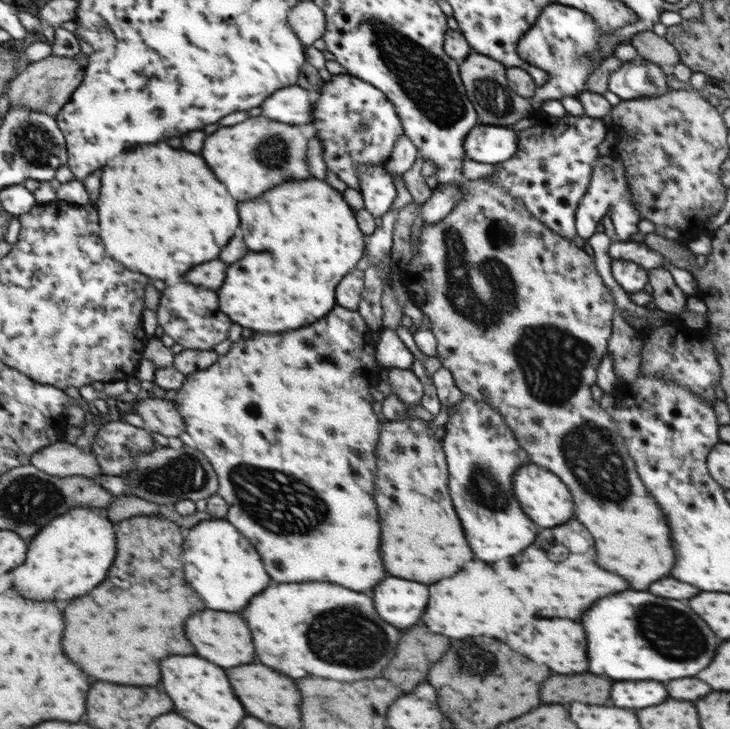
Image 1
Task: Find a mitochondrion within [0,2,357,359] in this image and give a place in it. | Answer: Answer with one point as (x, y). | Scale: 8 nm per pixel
(36, 146)

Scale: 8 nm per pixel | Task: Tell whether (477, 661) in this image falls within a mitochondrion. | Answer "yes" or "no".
yes

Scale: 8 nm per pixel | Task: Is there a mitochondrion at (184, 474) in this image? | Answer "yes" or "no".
yes

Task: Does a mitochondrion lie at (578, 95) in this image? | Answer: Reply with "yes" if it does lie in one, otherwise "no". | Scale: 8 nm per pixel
no

